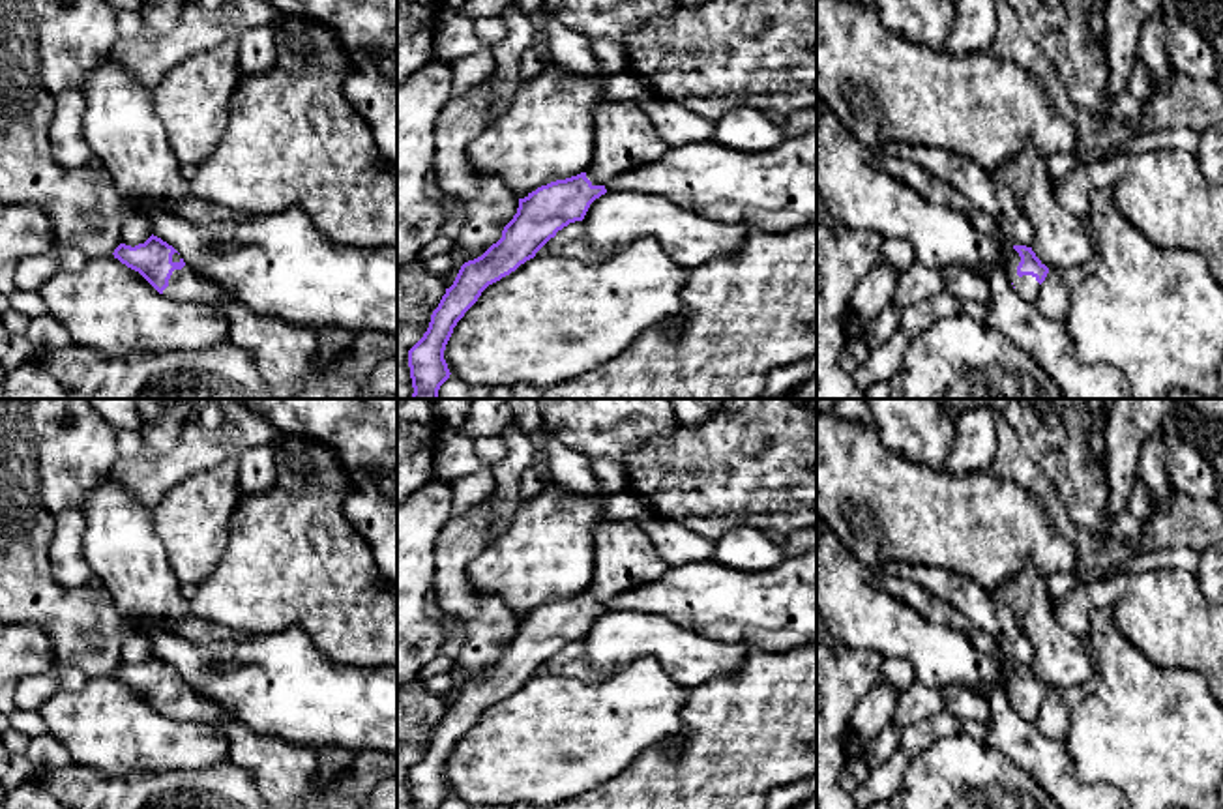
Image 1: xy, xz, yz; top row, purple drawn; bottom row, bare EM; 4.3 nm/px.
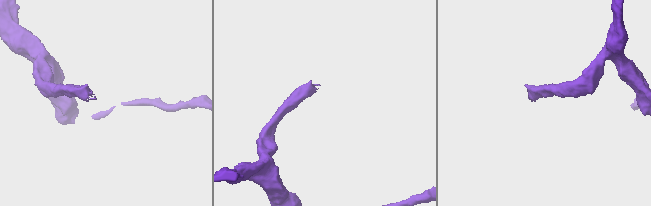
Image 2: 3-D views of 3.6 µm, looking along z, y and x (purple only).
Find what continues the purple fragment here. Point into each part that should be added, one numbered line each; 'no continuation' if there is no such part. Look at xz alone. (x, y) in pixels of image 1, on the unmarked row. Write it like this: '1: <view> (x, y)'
1: xz (624, 557)

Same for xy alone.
1: xy (186, 703)

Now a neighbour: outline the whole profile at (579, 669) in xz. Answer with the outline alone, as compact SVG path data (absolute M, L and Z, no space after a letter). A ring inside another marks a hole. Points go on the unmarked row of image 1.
M584 639L569 642L545 663L547 674L575 678L590 684L601 682L605 676L594 670L582 657L582 654L584 654Z

